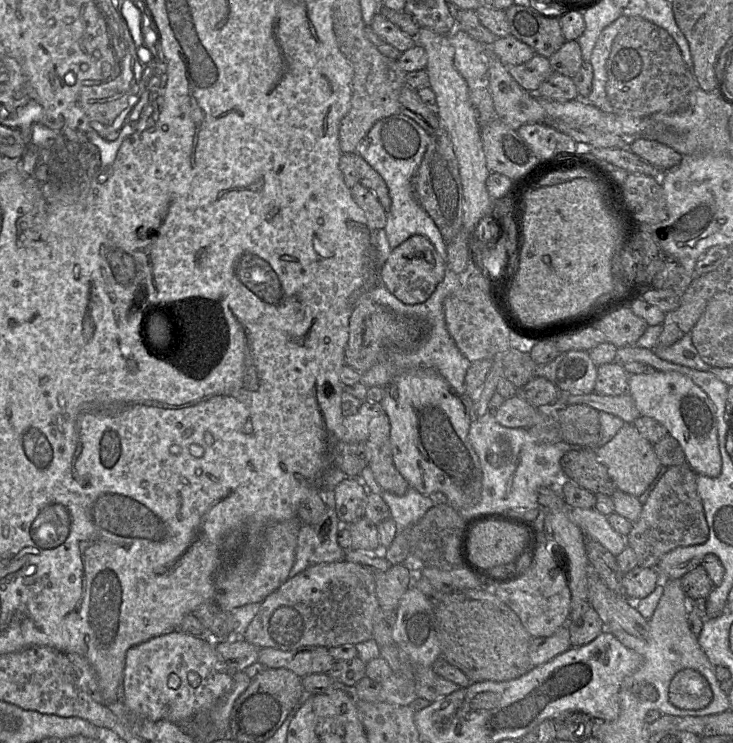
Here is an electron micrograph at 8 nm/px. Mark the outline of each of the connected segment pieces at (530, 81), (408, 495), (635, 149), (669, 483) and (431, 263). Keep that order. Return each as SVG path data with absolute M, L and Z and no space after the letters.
M537 54L526 63L508 66L508 71L514 80L530 93L536 93L553 72L549 58Z
M412 487L401 496L388 491L383 491L381 496L391 510L391 517L396 523L396 533L416 523L431 507L447 502L442 493L427 496Z
M646 137L628 139L628 149L660 171L672 169L683 159L682 154L657 140Z
M687 463L668 467L665 474L651 491L642 506L637 520L626 536L626 546L631 547L638 565L656 568L660 558L667 552L681 546L702 544L709 537L703 504L697 492L697 474Z
M413 235L392 249L380 270L380 282L406 304L419 304L426 301L442 281L447 264L438 254L430 240L423 235Z

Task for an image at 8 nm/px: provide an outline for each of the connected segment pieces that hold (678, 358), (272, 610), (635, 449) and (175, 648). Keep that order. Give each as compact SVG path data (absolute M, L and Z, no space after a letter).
M690 332L685 334L674 344L667 347L655 347L653 351L655 355L662 360L696 369L698 371L711 371L712 366L701 359L694 347Z
M347 560L309 566L295 576L289 577L261 602L257 614L244 631L242 638L260 648L273 647L283 651L309 645L330 648L367 641L373 637L373 617L380 607L374 575L361 564Z
M626 423L606 444L595 449L598 460L608 470L617 490L639 497L657 476L662 466L654 446L643 438L632 423Z
M181 631L154 637L131 647L126 653L123 672L122 701L135 716L152 720L167 720L182 726L196 715L210 710L233 686L236 671L230 668L214 644Z

